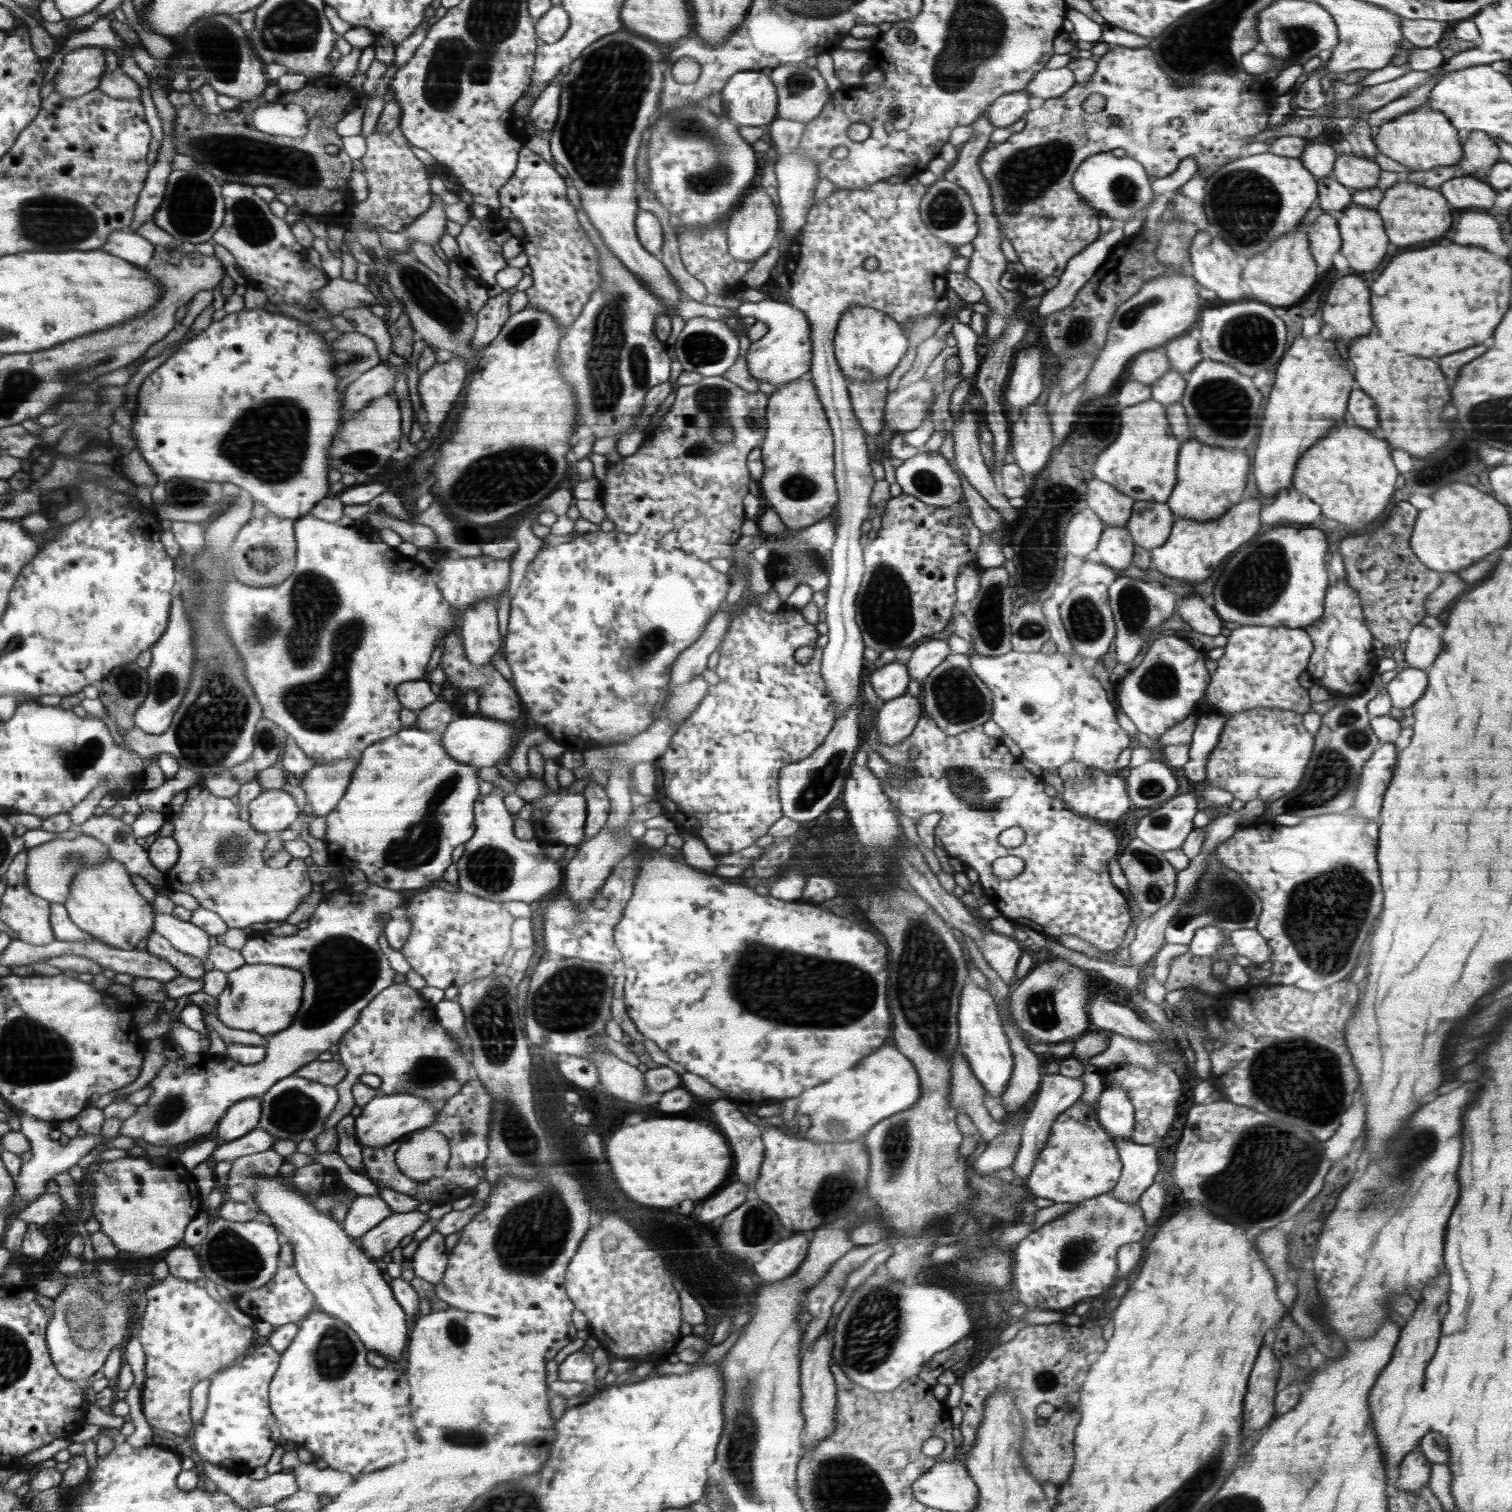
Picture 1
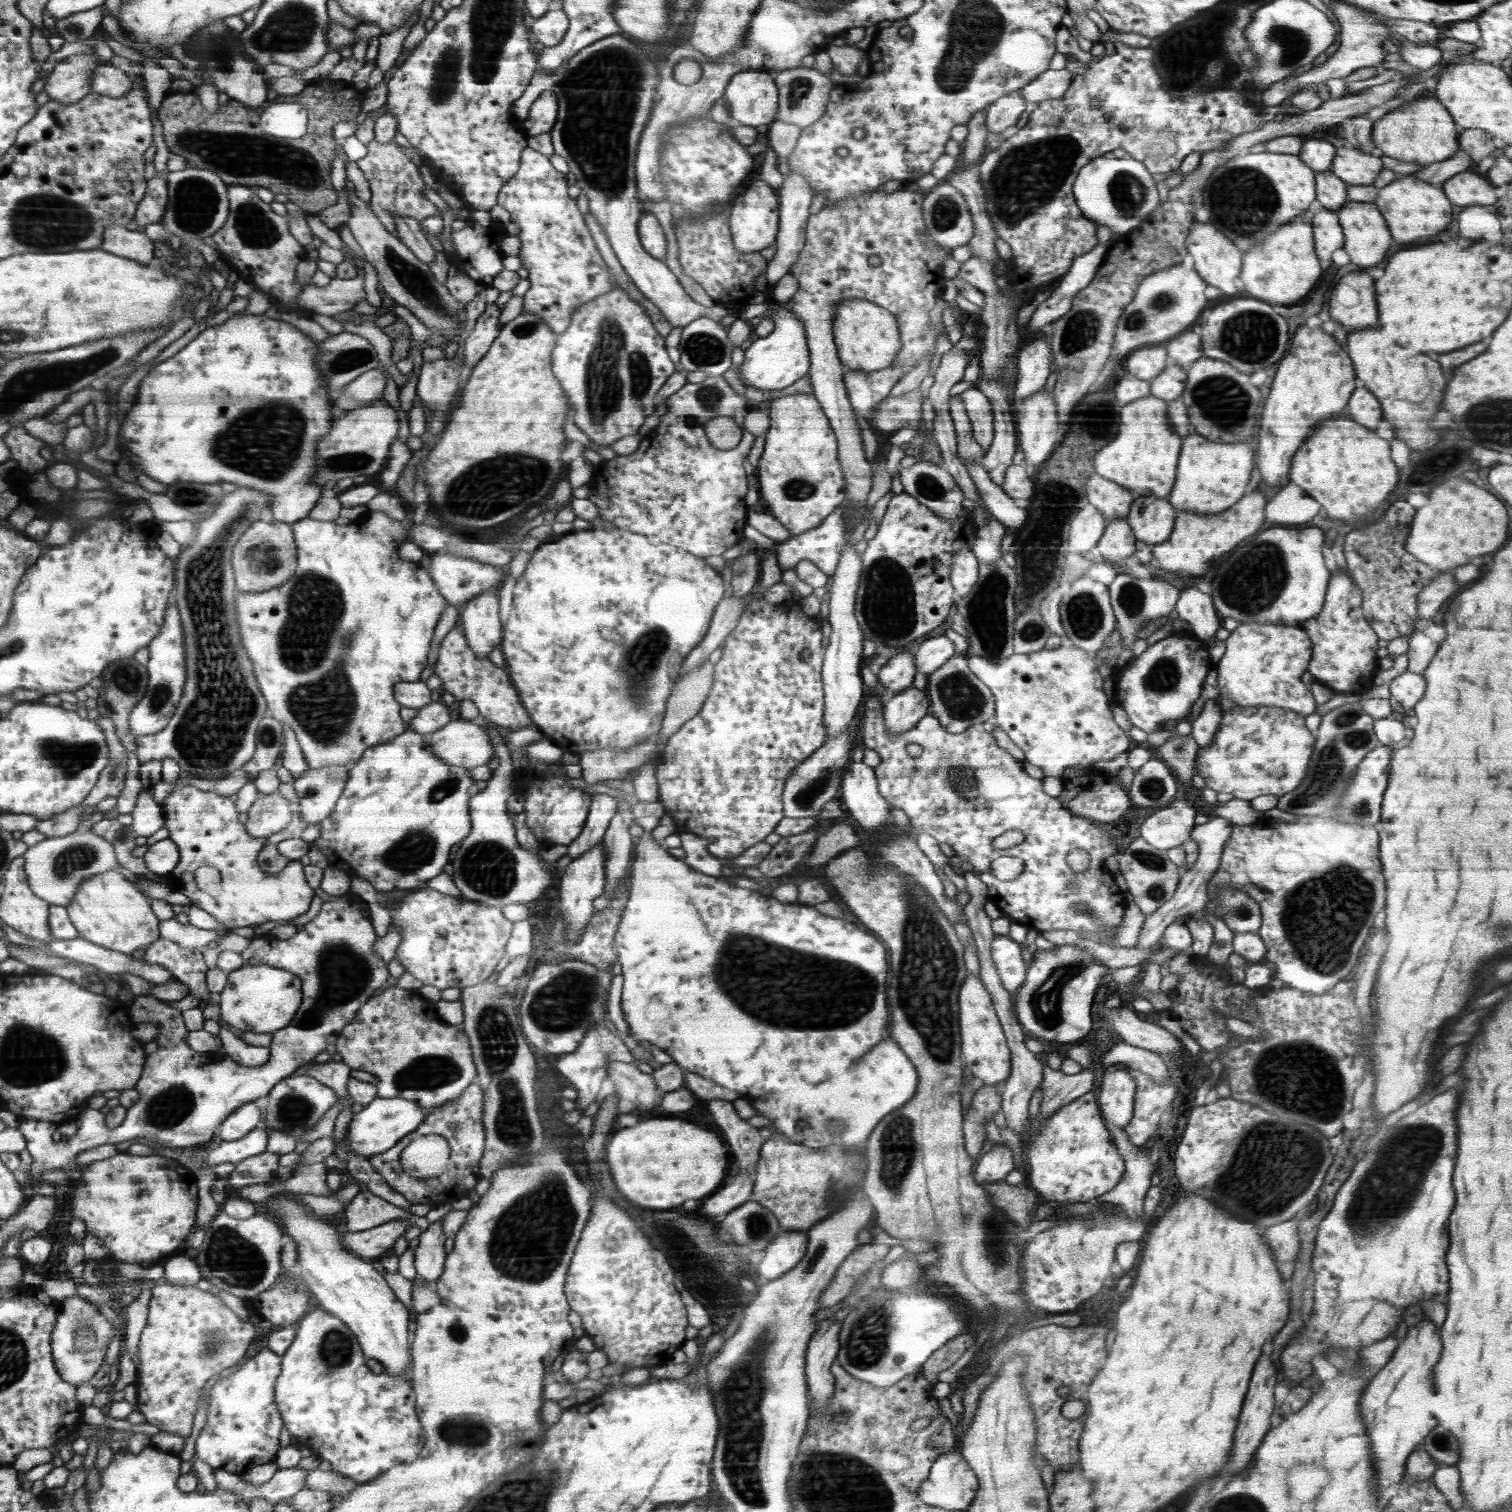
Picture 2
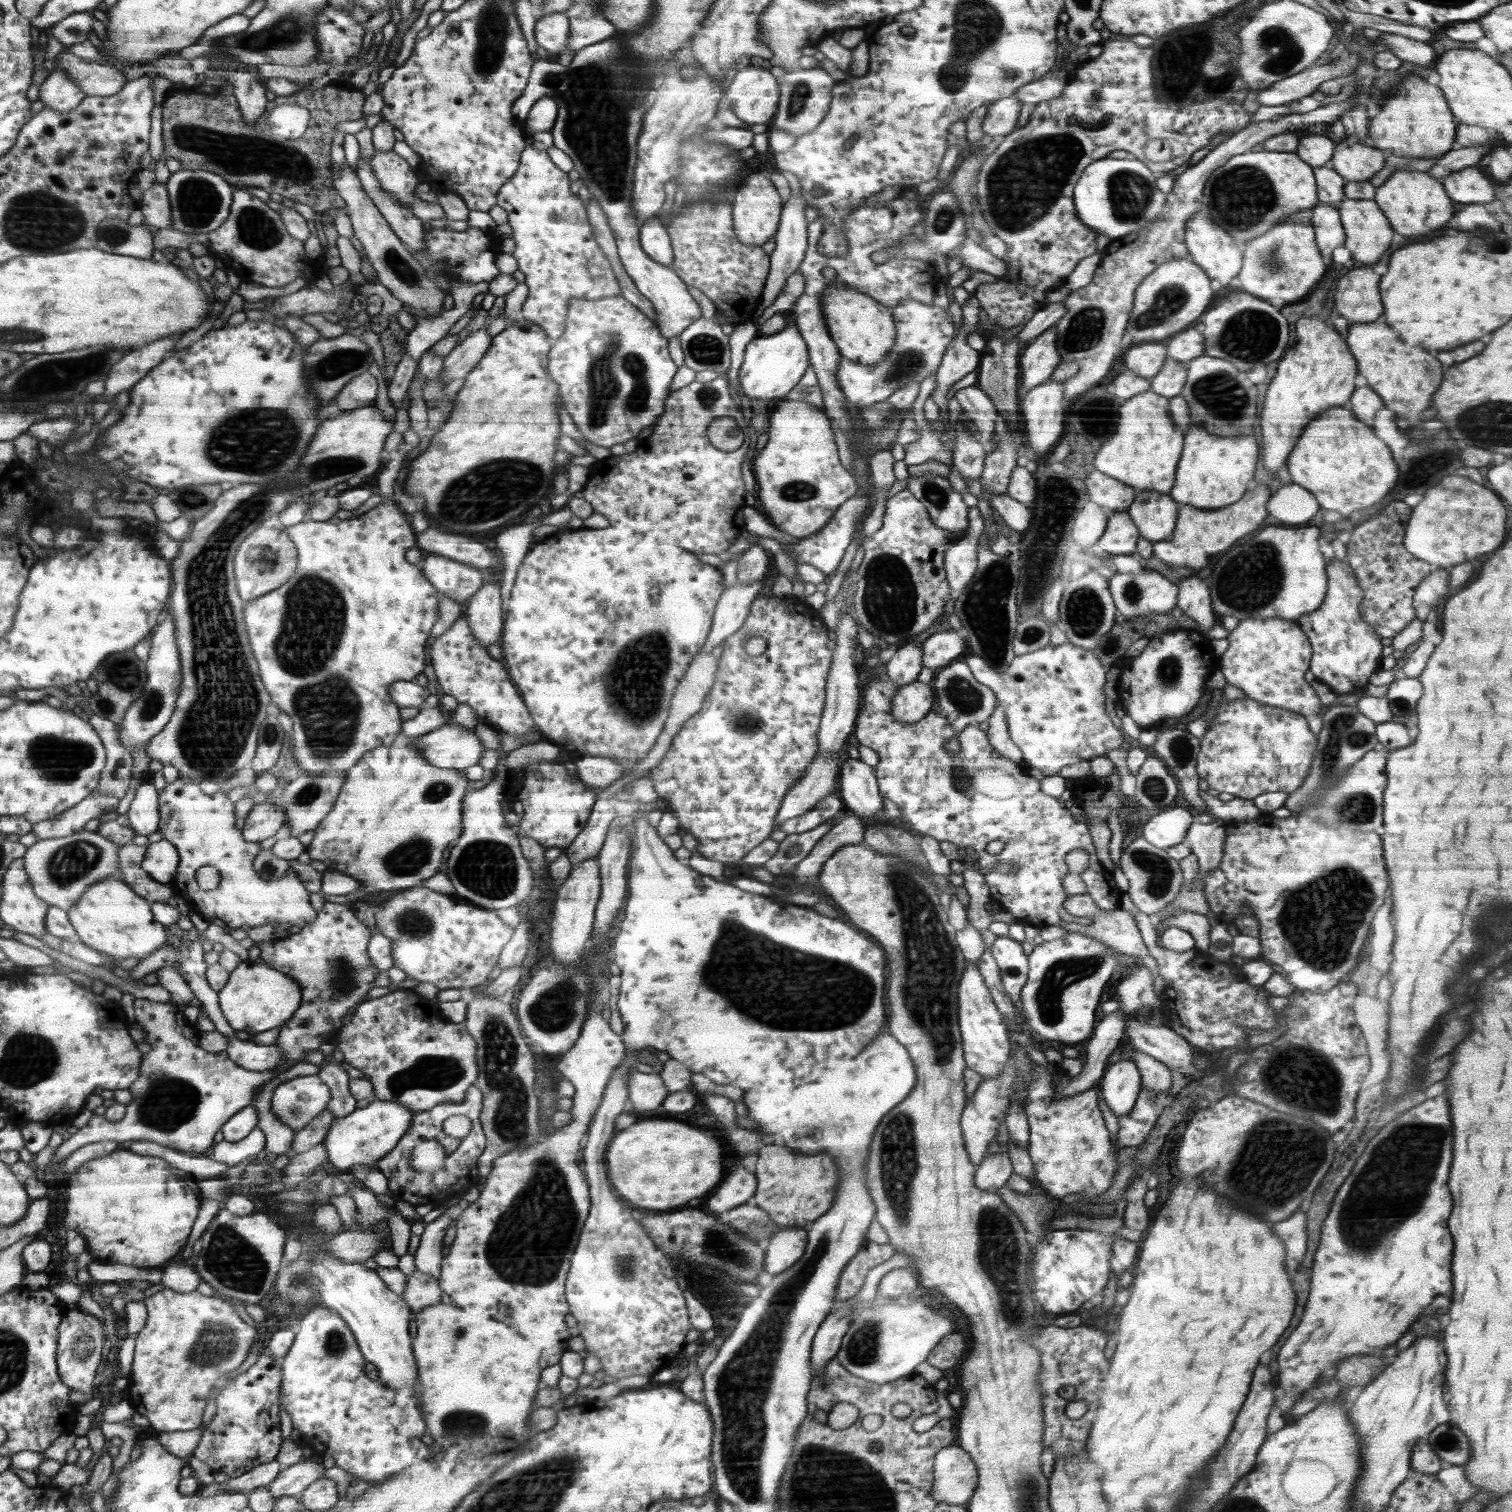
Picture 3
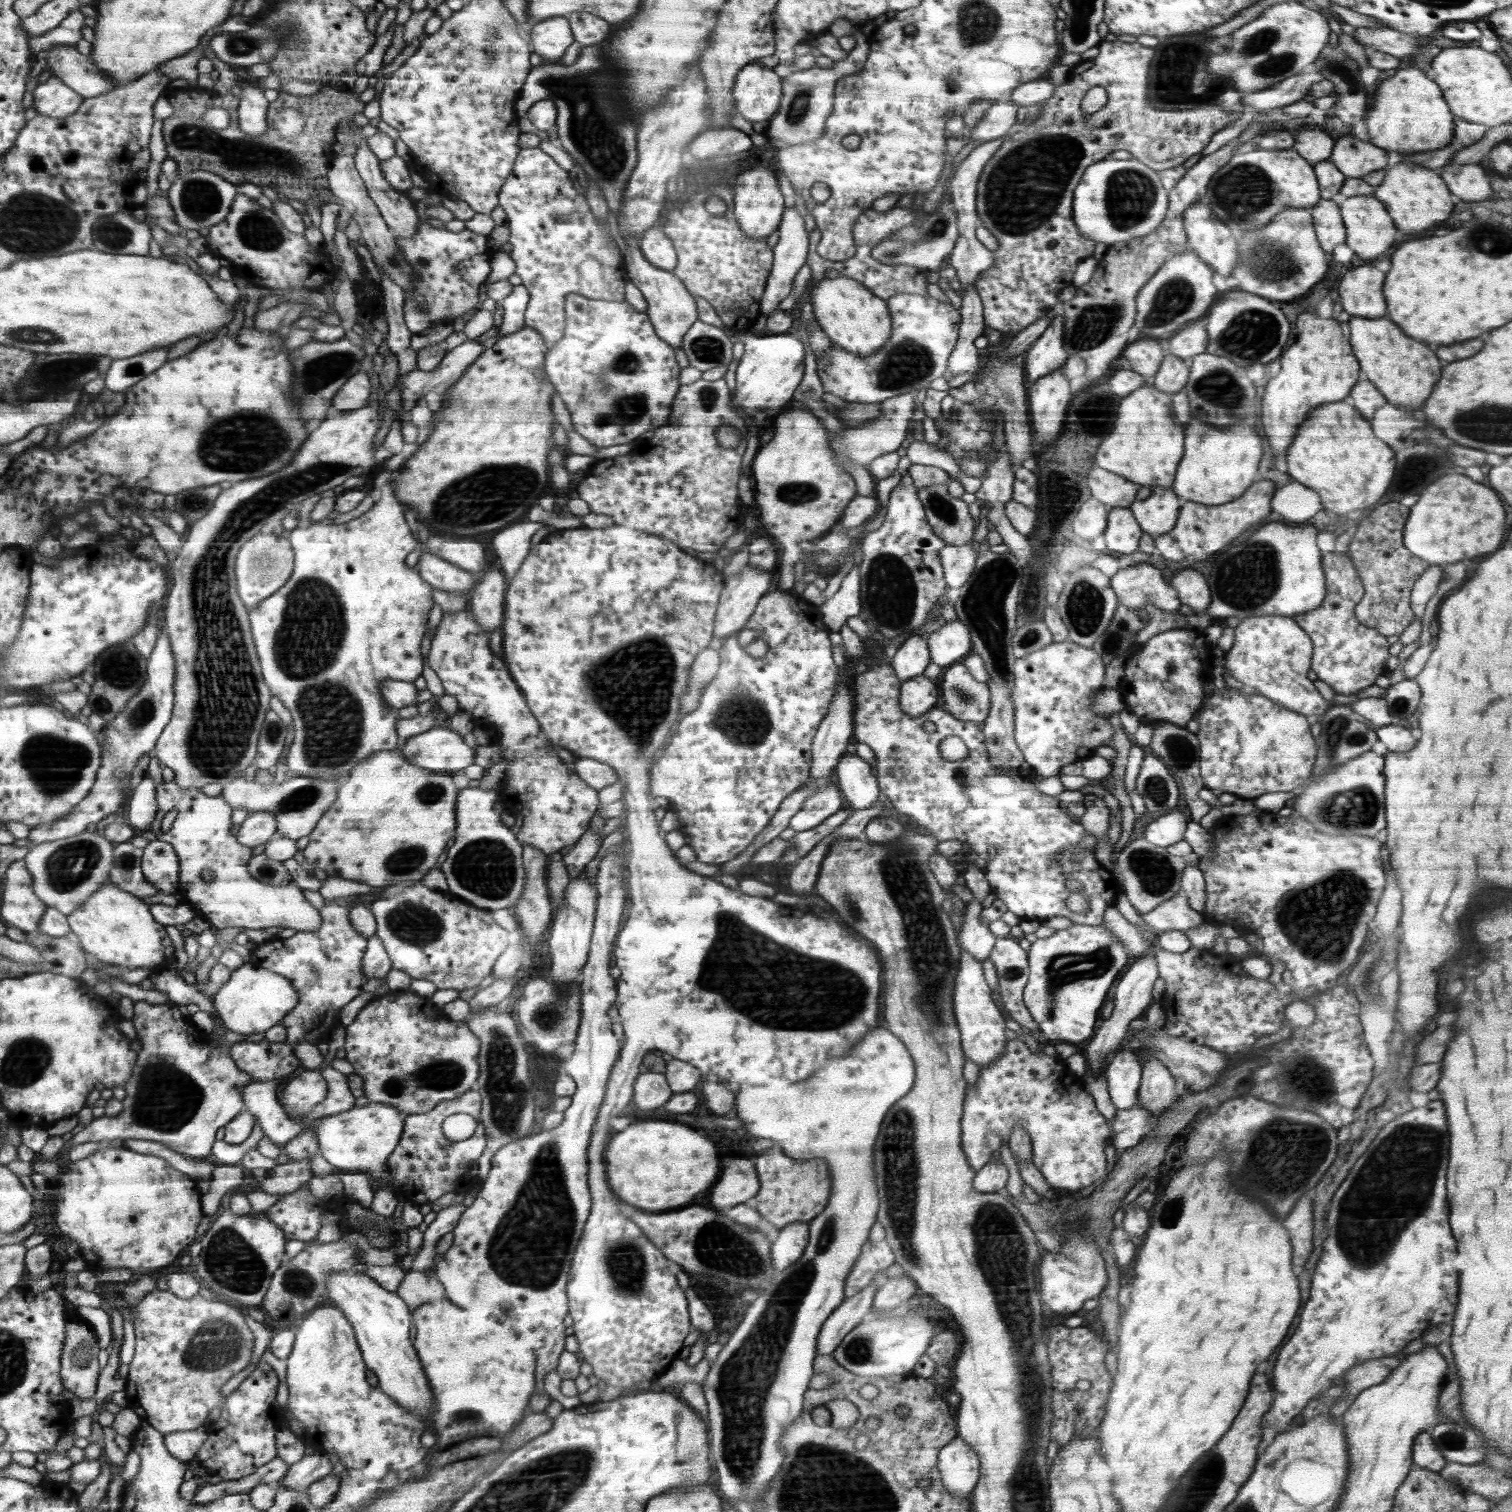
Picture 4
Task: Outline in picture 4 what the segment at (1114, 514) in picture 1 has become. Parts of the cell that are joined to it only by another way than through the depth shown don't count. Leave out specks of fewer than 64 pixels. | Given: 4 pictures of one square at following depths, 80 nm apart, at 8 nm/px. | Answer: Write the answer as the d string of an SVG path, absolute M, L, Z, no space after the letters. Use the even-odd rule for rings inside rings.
M1092 467L1088 474L1087 485L1091 490L1091 496L1097 501L1113 507L1129 507L1137 495L1139 485L1124 479L1114 472L1104 468Z

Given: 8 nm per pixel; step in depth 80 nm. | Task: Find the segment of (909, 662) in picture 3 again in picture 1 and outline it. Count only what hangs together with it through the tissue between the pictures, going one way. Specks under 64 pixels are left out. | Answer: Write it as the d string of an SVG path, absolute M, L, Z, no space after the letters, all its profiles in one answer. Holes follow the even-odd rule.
M896 660L876 669L866 682L874 689L878 698L892 700L907 692L908 678L907 666Z

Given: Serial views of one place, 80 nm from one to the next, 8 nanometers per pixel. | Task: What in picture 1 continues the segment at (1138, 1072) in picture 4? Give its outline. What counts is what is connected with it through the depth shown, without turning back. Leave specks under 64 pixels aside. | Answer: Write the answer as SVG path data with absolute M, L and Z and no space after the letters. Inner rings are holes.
M1108 1081L1096 1104L1097 1117L1104 1130L1128 1139L1135 1125L1135 1108L1127 1090Z

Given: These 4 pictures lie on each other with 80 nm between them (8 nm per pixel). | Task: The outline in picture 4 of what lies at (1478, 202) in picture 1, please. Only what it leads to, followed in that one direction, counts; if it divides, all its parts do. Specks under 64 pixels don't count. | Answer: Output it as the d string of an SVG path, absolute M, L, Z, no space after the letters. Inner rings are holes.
M1450 163L1443 166L1440 175L1448 184L1448 190L1462 200L1486 200L1492 196L1489 176L1478 163Z

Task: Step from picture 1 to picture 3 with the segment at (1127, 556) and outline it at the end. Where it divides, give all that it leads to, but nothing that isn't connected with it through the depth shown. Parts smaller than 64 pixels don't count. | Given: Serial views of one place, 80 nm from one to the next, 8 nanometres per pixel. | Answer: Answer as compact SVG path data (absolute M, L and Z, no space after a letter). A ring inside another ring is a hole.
M1129 512L1113 513L1108 517L1106 531L1100 538L1100 546L1108 554L1132 554L1140 538L1137 526L1132 522Z

